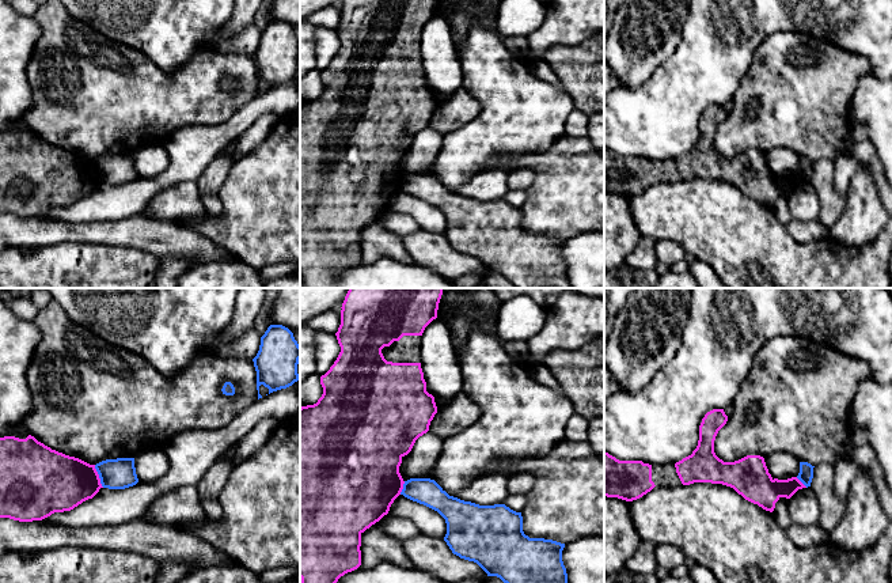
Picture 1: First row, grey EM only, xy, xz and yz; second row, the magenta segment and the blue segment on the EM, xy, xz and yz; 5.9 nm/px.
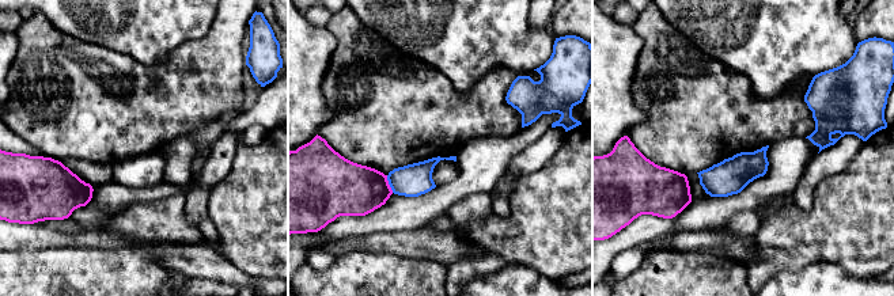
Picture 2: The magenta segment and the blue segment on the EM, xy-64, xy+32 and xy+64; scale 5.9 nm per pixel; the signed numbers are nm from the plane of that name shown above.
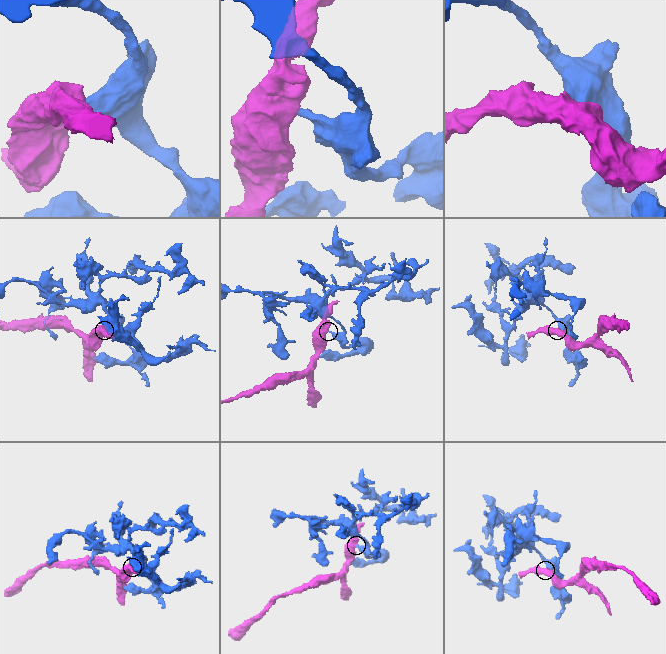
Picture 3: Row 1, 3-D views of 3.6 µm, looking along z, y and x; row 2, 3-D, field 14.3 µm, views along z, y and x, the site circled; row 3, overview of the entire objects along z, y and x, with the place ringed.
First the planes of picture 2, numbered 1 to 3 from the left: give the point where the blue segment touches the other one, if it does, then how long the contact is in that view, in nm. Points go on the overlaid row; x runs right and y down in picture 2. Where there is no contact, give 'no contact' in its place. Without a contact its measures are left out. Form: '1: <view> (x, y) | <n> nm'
1: no contact
2: xy+32 (387, 183) | 110 nm
3: no contact

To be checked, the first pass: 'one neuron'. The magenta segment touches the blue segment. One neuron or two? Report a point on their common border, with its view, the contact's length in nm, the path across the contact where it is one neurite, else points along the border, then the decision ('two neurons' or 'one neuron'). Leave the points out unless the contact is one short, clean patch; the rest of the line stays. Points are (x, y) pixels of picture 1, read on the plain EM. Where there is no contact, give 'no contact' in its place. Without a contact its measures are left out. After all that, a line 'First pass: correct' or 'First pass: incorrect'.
contact xy (98, 171); length 150 nm; border xy (94, 161), (99, 178), (103, 182); two neurons
First pass: incorrect

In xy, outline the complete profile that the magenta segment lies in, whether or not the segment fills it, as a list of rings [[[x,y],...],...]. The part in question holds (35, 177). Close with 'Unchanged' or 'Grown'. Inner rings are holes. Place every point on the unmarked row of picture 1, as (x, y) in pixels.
[[[31,130],[26,135],[0,133],[0,213],[42,216],[54,208],[73,205],[100,183],[95,160],[52,145]]]. Unchanged

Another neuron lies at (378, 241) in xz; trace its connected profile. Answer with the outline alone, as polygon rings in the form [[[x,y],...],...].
[[[384,211],[379,217],[361,228],[361,260],[371,264],[387,257],[401,264],[414,264],[402,243],[402,236],[386,227],[384,217],[390,211]]]

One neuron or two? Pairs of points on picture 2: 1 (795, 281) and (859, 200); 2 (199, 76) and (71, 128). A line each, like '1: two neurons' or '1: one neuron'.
1: two neurons
2: one neuron

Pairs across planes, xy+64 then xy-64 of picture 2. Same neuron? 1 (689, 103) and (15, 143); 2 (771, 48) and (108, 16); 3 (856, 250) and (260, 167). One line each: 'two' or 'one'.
1: two
2: one
3: one

